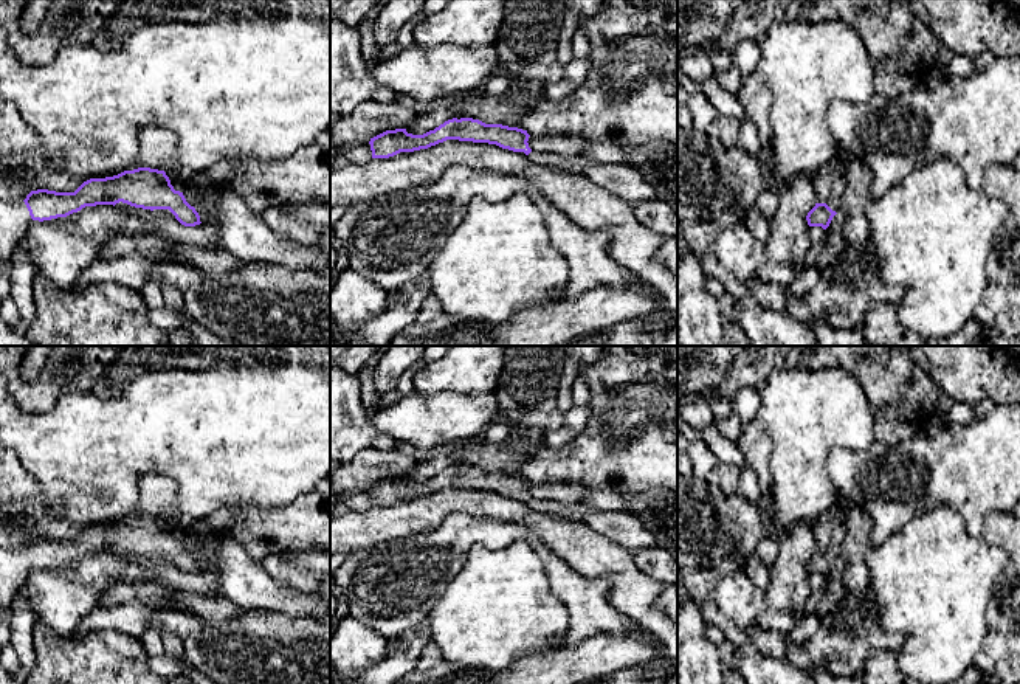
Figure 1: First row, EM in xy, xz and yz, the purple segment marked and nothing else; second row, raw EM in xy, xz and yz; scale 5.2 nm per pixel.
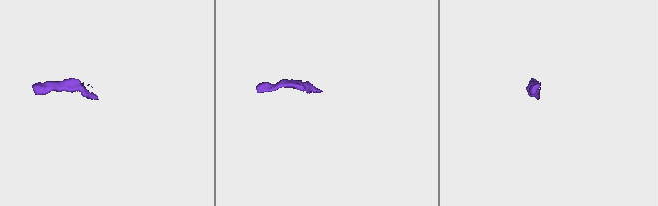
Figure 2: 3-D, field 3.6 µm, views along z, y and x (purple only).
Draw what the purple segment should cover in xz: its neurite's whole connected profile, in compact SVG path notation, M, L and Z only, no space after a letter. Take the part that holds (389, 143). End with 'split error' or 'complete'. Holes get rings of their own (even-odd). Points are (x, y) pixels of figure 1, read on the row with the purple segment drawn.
M453 118L423 135L412 135L406 129L395 129L386 130L369 141L344 144L335 144L330 130L330 146L339 152L343 161L364 164L370 158L389 158L400 152L428 149L446 140L488 143L513 152L524 152L533 163L584 175L629 203L656 200L654 186L626 163L601 163L583 155L564 157L552 152L536 152L529 147L529 136L527 130L518 127L485 124L473 118Z | split error

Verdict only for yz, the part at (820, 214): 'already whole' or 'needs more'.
needs more

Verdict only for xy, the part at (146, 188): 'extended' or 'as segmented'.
extended

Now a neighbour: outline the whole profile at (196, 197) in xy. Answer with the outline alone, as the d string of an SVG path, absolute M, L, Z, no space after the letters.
M188 189L183 192L186 202L195 208L200 216L200 222L203 225L212 225L214 219L211 216L211 202L208 200L208 194L202 189Z

